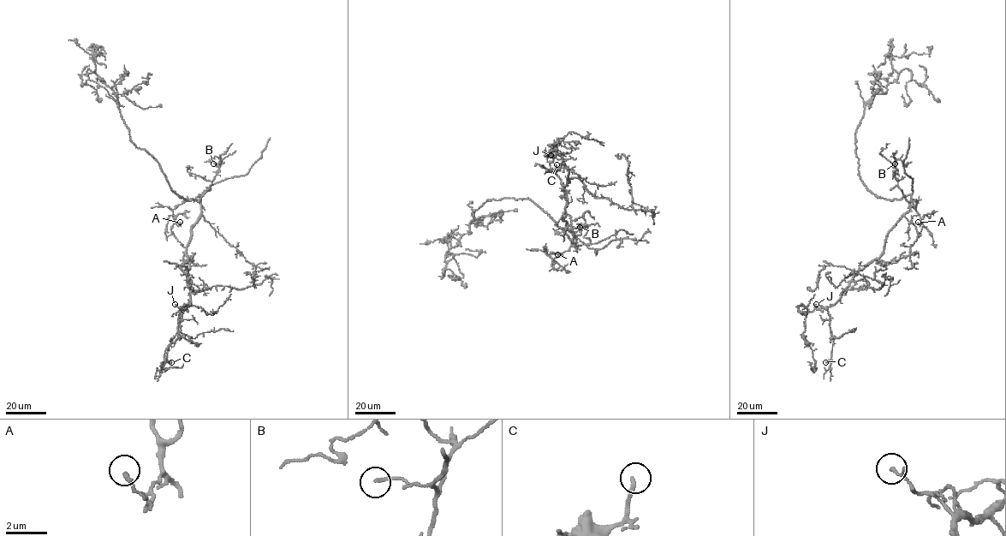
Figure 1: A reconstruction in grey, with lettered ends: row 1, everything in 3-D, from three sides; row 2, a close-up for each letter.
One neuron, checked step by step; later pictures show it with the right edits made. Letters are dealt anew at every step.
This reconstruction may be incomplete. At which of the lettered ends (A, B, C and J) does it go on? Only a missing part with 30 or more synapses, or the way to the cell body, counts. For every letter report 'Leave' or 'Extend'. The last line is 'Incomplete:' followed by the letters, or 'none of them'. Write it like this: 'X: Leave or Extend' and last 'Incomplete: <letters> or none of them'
A: Leave
B: Leave
C: Leave
J: Leave
Incomplete: none of them

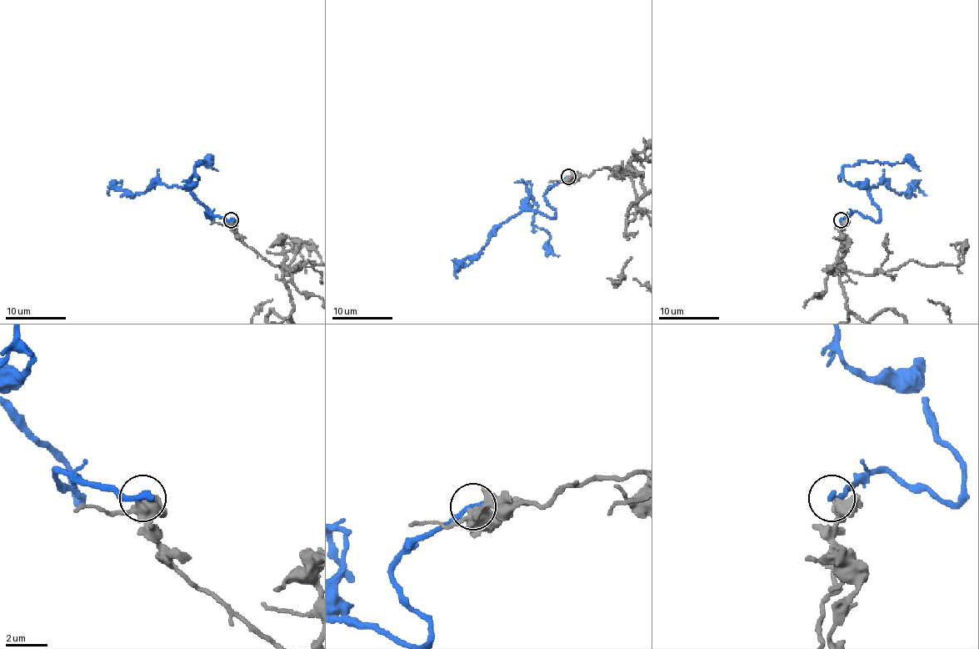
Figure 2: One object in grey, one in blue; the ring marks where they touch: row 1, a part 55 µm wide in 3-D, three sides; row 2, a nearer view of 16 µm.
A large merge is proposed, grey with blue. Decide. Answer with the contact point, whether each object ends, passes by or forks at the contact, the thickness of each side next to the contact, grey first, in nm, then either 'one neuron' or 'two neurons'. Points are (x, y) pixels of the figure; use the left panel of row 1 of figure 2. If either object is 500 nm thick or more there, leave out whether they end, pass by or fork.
place (231, 220); grey forks; blue ends; calibres 380 and 320 nm; two neurons

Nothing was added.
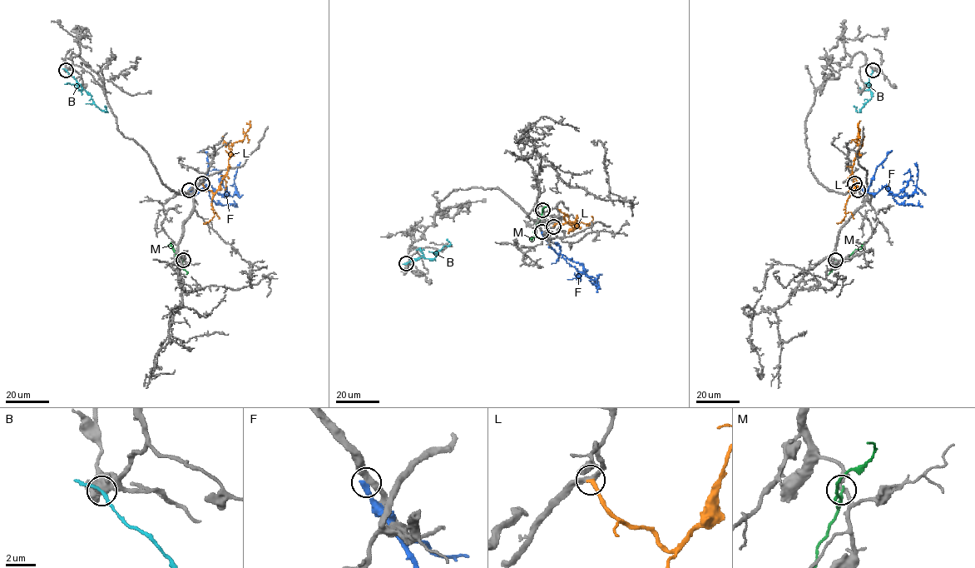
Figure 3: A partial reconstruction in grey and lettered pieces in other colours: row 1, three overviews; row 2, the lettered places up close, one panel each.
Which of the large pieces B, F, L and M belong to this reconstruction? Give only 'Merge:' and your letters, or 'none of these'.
Merge: L

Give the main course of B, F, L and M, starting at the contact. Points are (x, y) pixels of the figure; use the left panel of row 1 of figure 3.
B: (66, 70), (91, 96), (93, 103), (106, 112), (105, 106)
F: (189, 190), (195, 193), (210, 185), (216, 191), (232, 196), (235, 188), (234, 178), (240, 161)
L: (202, 183), (213, 193), (218, 190), (228, 170), (231, 153), (229, 146), (244, 138), (250, 121)
M: (184, 260), (177, 258), (171, 246), (168, 245)

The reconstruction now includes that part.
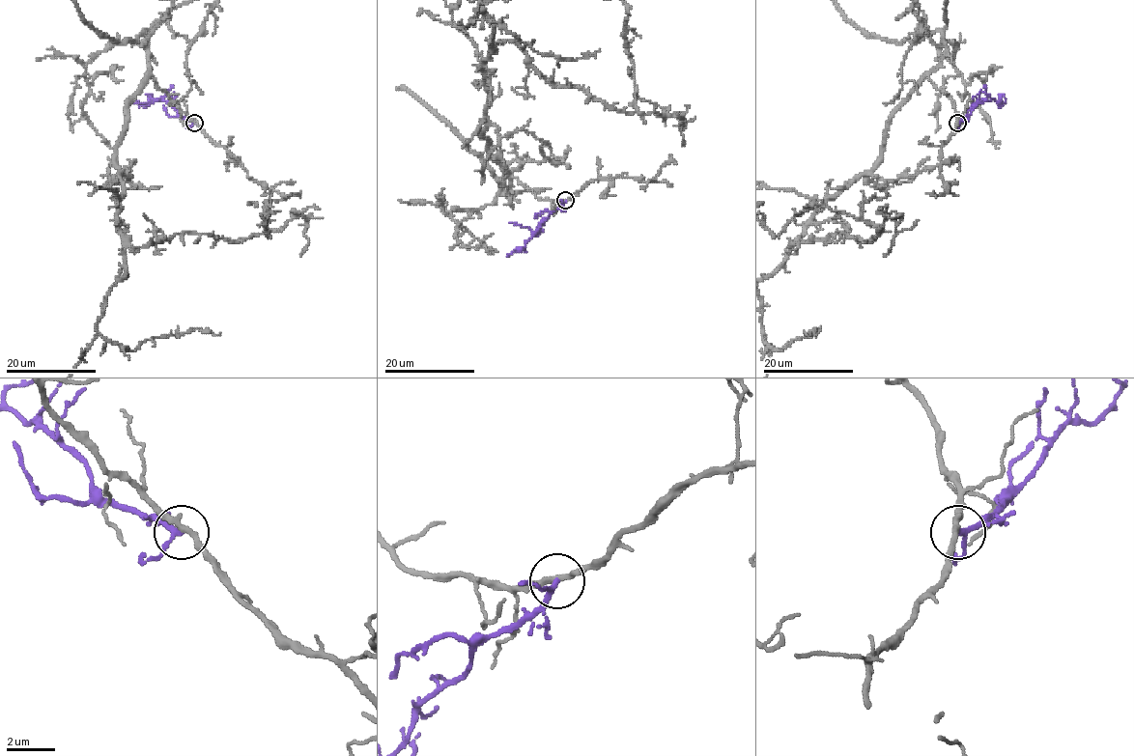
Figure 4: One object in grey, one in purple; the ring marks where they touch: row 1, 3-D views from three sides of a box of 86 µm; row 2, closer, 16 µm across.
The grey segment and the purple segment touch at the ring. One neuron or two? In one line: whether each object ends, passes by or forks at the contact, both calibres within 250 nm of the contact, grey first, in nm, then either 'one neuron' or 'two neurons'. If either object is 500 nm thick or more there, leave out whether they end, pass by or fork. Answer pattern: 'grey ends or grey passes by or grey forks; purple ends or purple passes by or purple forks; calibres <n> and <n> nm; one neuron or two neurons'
grey passes by; purple passes by; calibres 260 and 180 nm; two neurons

